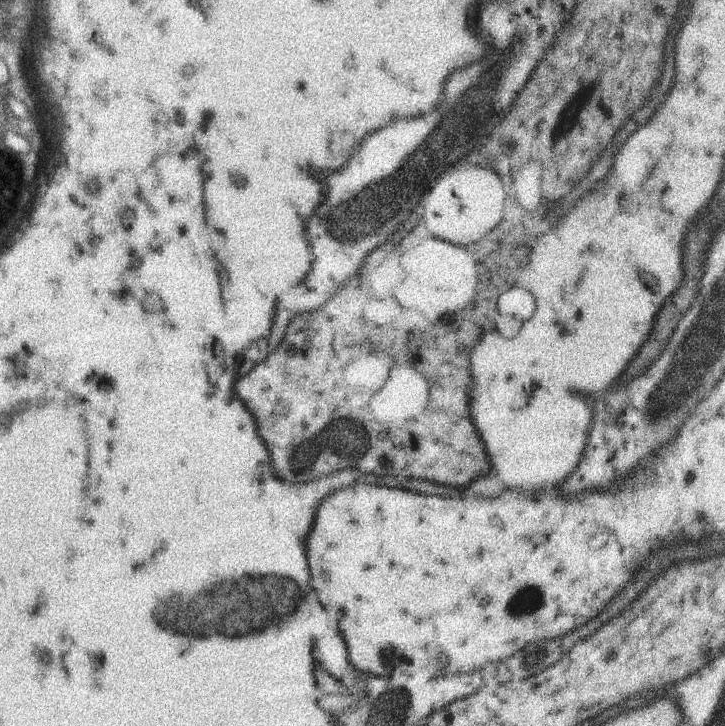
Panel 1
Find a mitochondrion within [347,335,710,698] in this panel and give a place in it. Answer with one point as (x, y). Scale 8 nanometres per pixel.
(530, 597)

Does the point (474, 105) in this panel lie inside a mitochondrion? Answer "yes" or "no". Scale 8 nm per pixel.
yes

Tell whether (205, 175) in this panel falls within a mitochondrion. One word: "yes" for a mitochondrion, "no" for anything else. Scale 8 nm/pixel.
no

